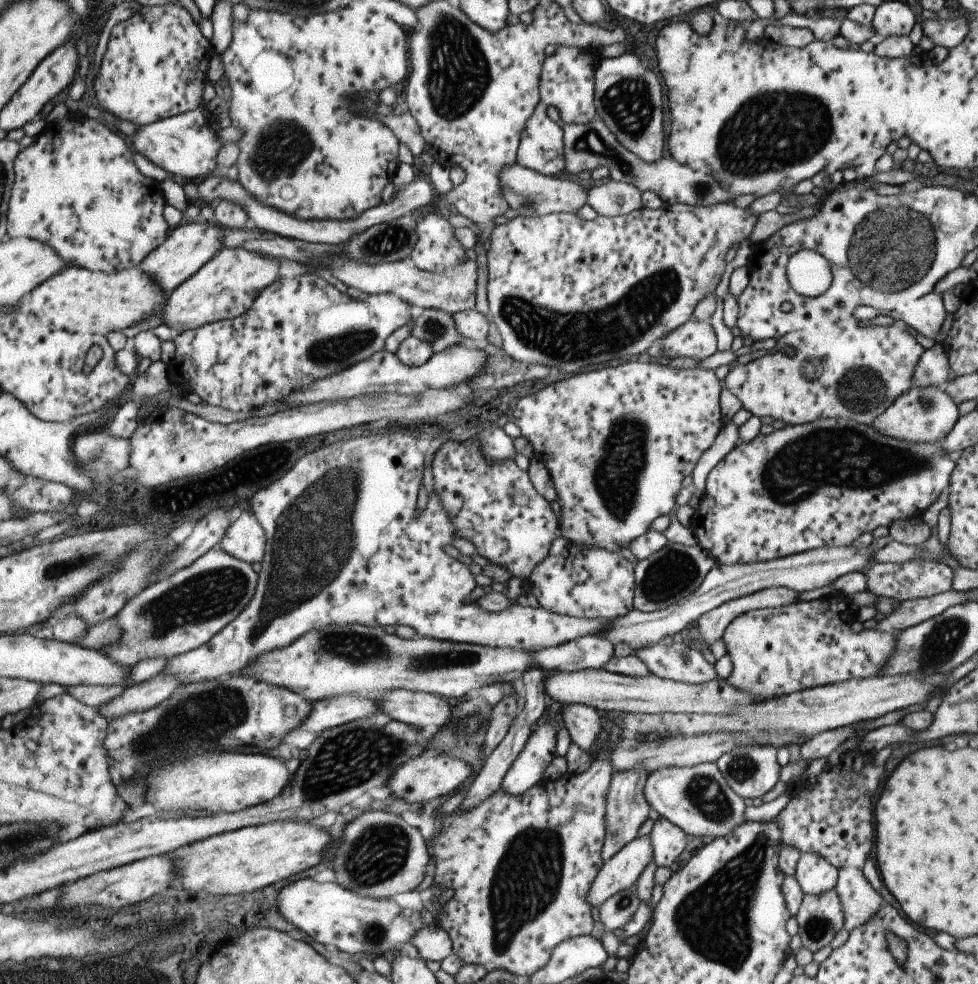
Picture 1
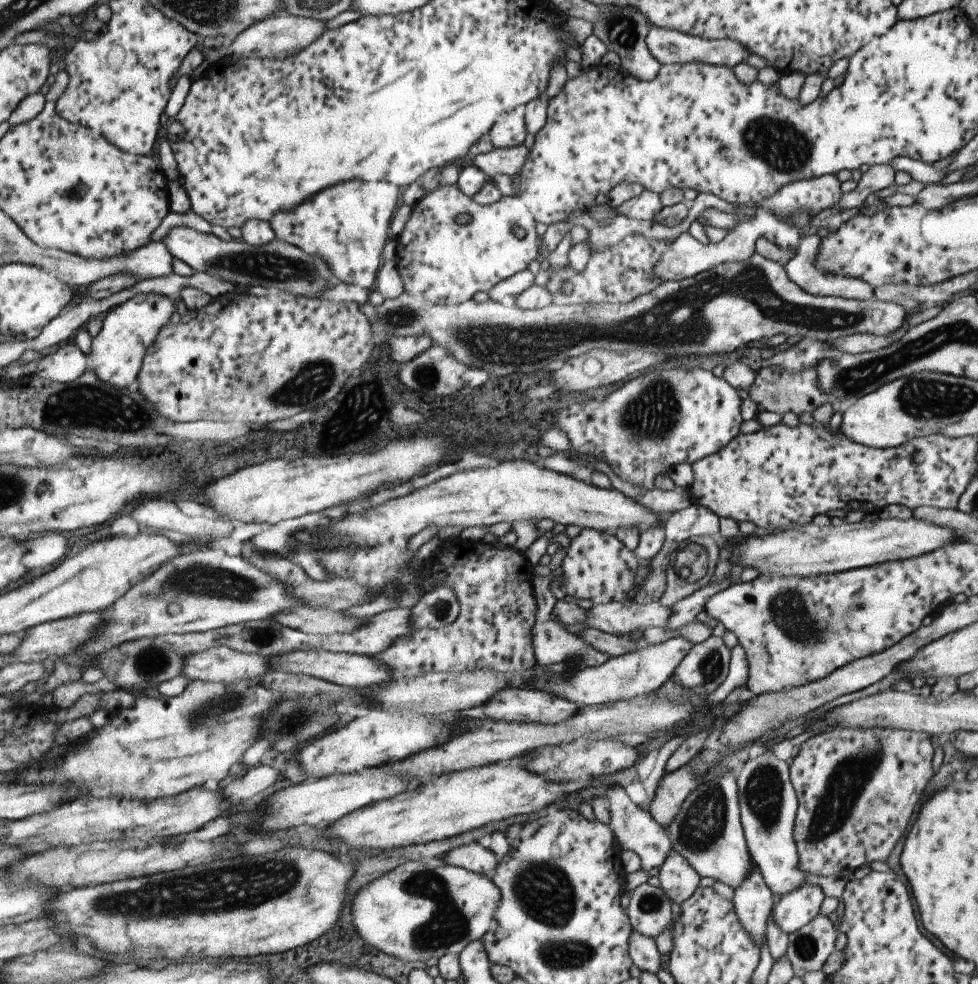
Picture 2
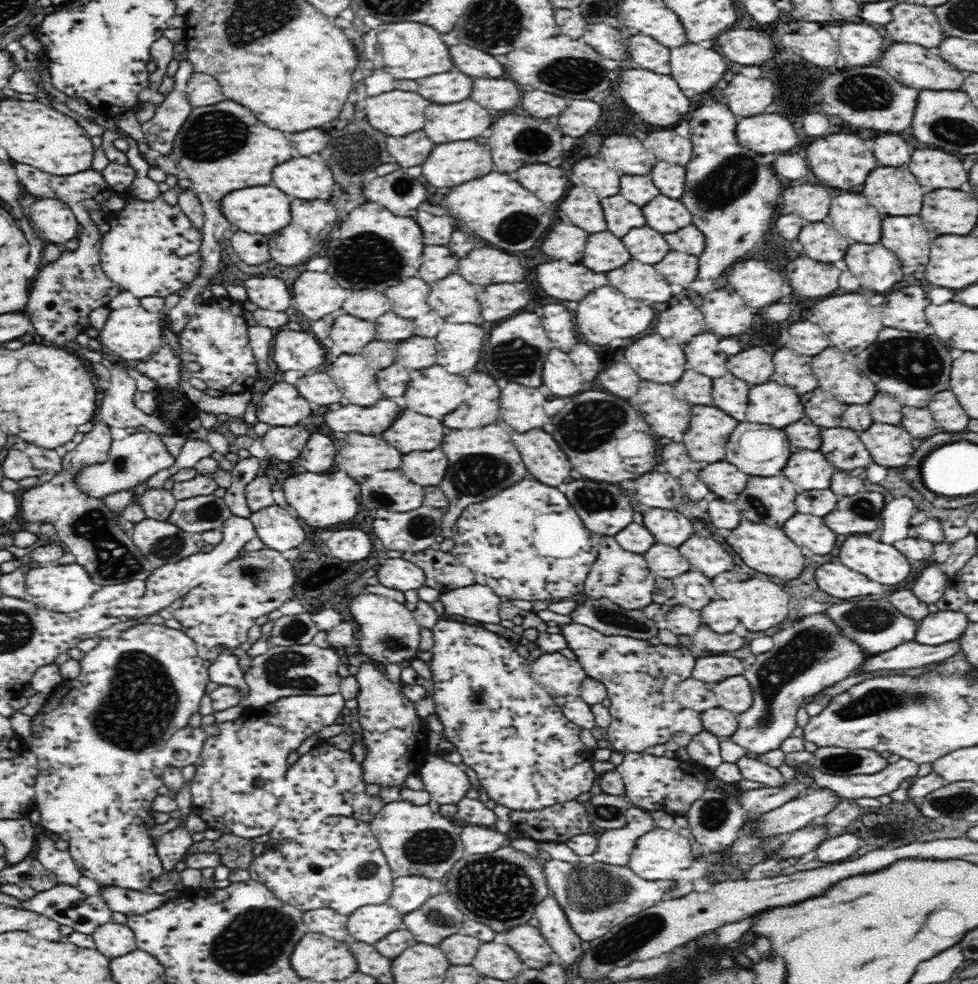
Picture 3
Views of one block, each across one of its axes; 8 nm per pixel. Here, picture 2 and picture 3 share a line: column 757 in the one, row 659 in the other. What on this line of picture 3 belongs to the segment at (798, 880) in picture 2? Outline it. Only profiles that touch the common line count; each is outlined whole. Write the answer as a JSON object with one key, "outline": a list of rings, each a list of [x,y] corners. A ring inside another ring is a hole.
{"outline":[[[813,613],[798,617],[791,622],[791,626],[773,634],[771,650],[755,656],[756,660],[748,666],[743,674],[750,682],[753,691],[753,704],[749,710],[737,715],[739,726],[736,733],[730,737],[734,743],[755,753],[765,753],[778,749],[786,738],[790,738],[792,730],[796,727],[798,709],[805,706],[808,697],[813,697],[826,687],[859,674],[862,666],[873,656],[852,637],[844,633],[842,626],[838,625],[826,613]]]}

